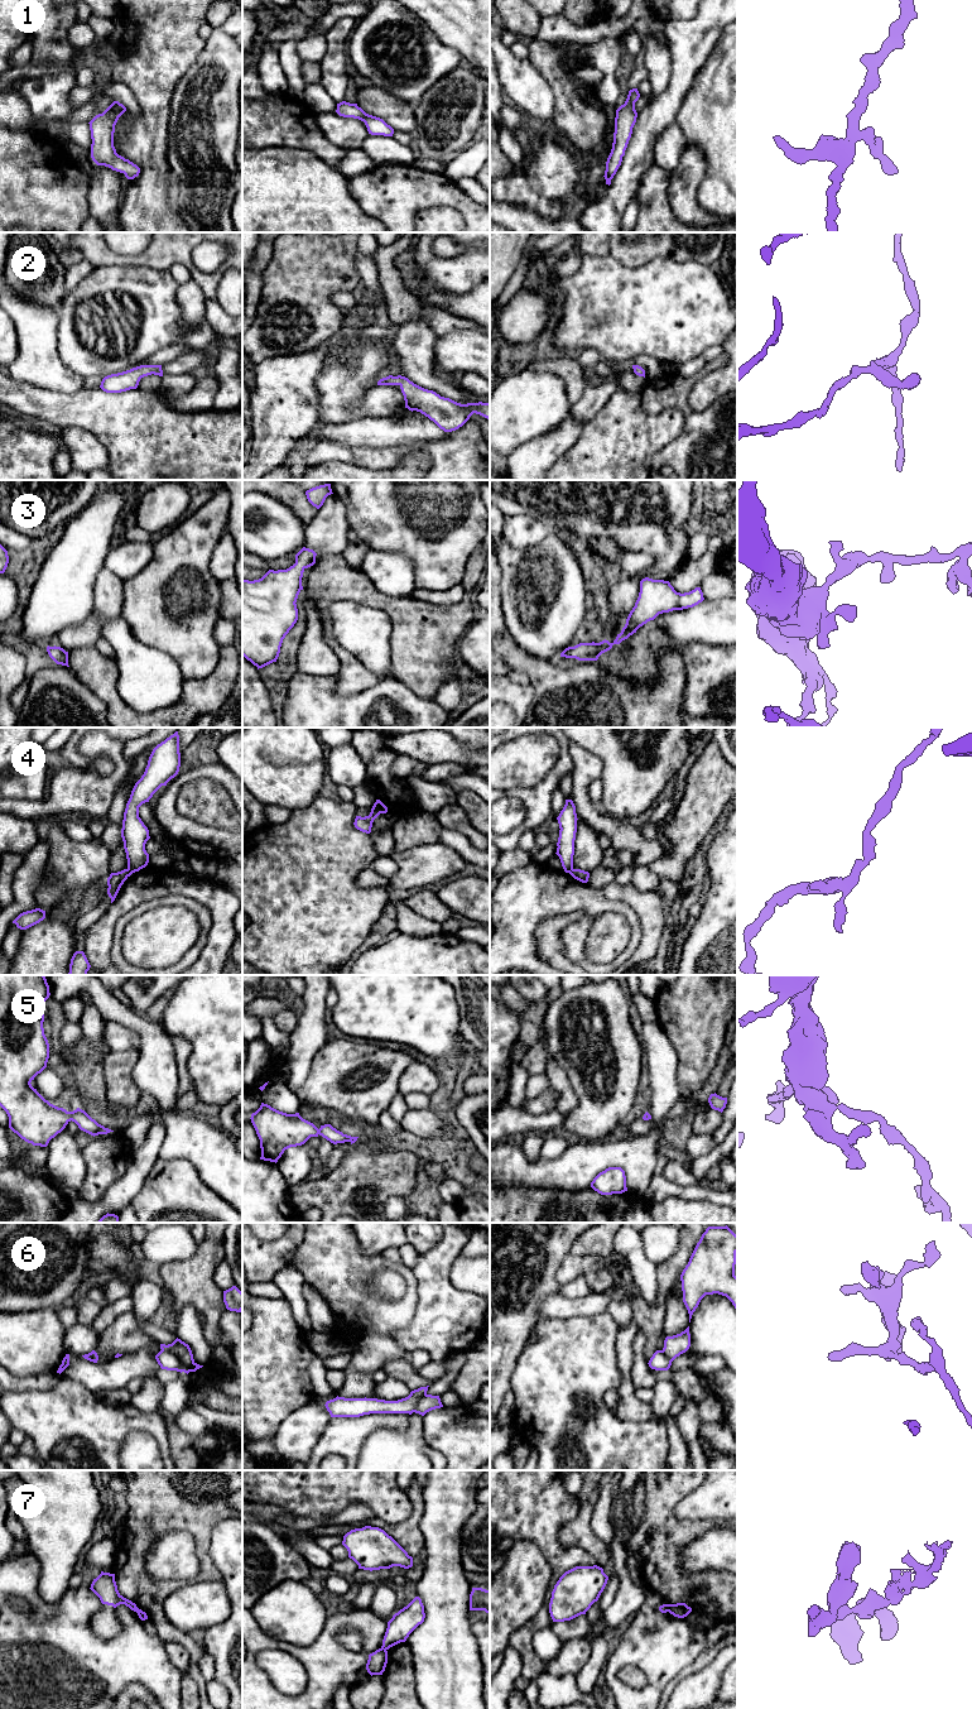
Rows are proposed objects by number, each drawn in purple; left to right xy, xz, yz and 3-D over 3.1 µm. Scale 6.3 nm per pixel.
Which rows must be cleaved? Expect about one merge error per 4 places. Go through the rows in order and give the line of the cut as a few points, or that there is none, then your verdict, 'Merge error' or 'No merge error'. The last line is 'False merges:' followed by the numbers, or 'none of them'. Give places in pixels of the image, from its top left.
1: No split. No merge error
2: No split. No merge error
3: No split. No merge error
4: Split along xz (373, 807), (380, 812). Merge error
5: No split. No merge error
6: Split along xy (162, 1349), (169, 1349), (178, 1358), (183, 1371). Merge error
7: Split along xz (381, 1647), (385, 1650). Merge error
False merges: 4, 6, 7

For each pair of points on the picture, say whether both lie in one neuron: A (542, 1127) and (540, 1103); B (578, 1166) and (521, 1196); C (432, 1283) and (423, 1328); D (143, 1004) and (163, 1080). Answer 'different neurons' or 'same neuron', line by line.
A: different neurons
B: different neurons
C: same neuron
D: different neurons

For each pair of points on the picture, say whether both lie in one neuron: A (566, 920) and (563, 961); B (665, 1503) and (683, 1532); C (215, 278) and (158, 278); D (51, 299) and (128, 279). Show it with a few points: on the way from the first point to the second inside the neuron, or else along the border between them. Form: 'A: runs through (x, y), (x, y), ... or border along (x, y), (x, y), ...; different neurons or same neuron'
A: runs through (556, 930), (556, 951); same neuron
B: runs through (665, 1511), (675, 1525); same neuron
C: border along (139, 265), (168, 269); different neurons
D: border along (67, 293), (58, 310); different neurons

